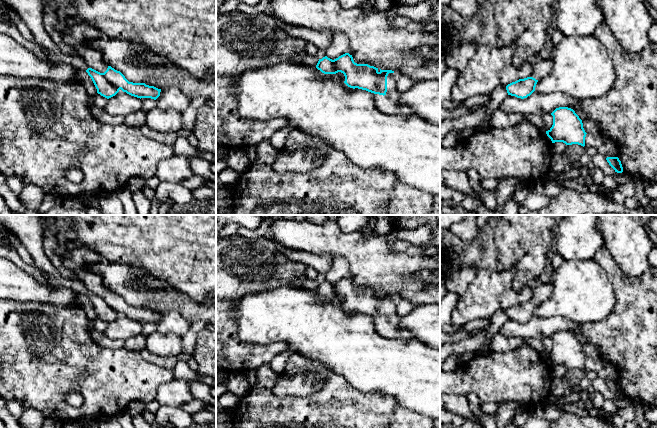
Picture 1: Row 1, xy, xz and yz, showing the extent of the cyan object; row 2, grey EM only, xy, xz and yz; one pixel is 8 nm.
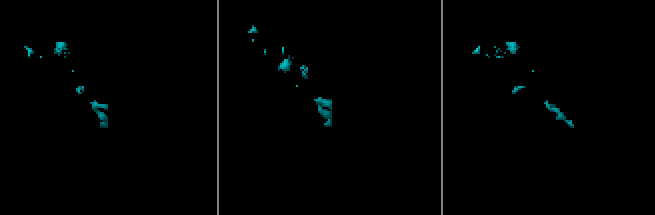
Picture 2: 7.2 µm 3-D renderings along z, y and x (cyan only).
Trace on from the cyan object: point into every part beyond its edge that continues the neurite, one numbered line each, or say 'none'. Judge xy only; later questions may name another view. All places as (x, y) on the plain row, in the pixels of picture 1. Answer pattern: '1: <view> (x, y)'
1: xy (78, 260)

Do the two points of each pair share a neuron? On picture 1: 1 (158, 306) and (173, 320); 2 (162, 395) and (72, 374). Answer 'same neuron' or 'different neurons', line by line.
1: different neurons
2: different neurons

